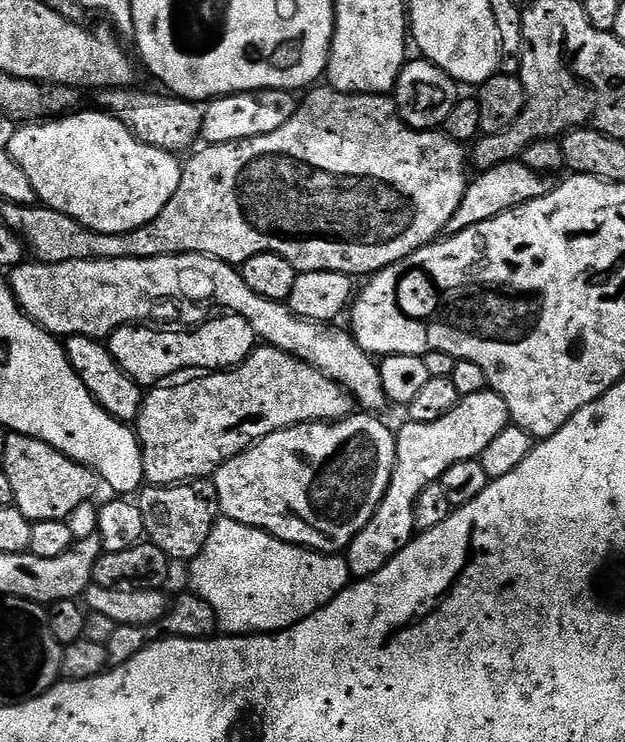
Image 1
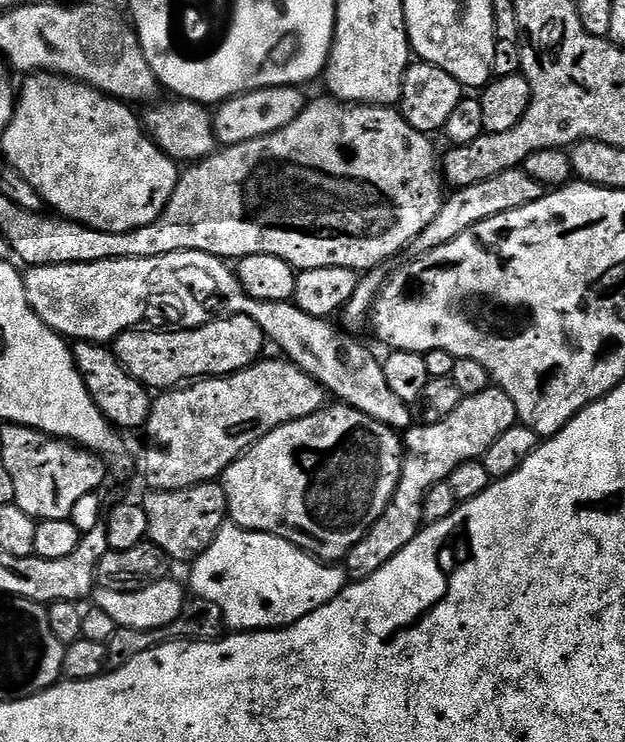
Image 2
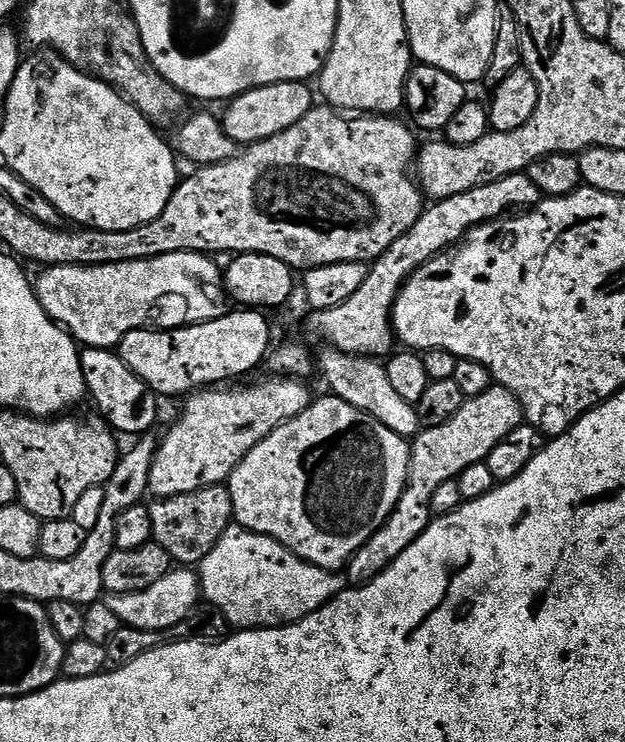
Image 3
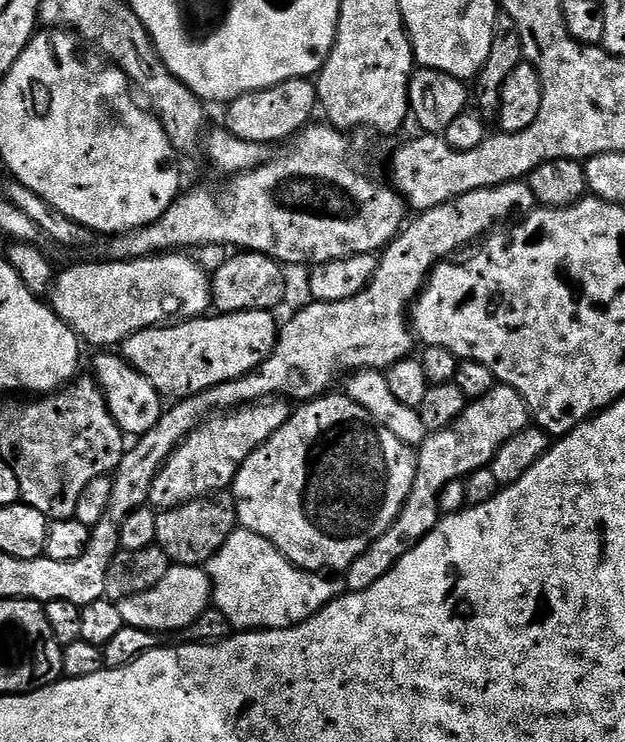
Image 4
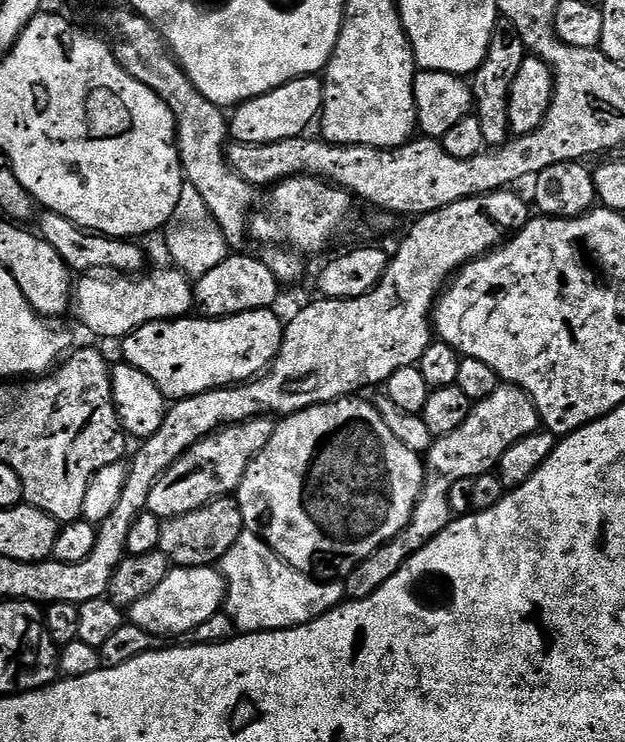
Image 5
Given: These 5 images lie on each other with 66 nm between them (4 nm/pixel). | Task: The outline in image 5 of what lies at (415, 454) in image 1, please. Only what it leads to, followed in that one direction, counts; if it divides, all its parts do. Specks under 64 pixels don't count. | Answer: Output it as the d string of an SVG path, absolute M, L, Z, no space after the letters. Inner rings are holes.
M501 383L494 394L490 394L490 398L475 401L470 410L470 418L466 418L466 422L462 422L458 430L433 439L430 450L423 457L424 485L410 522L390 543L374 550L370 558L346 573L342 580L345 597L348 600L370 598L374 590L386 586L386 582L390 582L390 578L394 578L394 574L402 570L402 566L412 555L422 550L422 546L429 544L452 523L454 517L450 510L450 490L454 482L493 471L502 454L506 454L506 450L510 450L514 442L541 431L541 428L540 415L534 402L518 386Z

